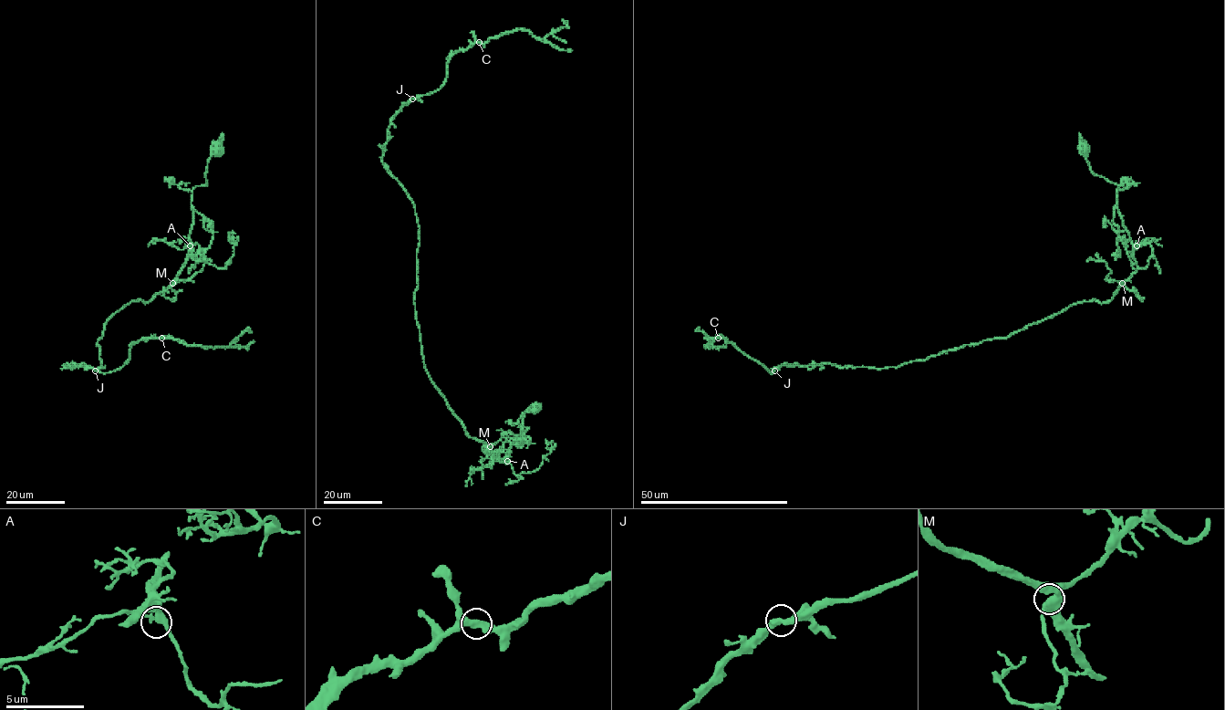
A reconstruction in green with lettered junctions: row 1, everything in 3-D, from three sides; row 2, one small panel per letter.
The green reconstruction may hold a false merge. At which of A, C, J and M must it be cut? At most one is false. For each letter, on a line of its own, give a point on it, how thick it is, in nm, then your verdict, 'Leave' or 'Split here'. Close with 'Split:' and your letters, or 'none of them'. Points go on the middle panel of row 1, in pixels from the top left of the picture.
A: Place: (507, 461). Thickness 360 nm. Leave
C: Place: (479, 42). Thickness 480 nm. Leave
J: Place: (412, 99). Thickness 380 nm. Leave
M: Place: (490, 446). Thickness 440 nm. Leave
Split: none of them

